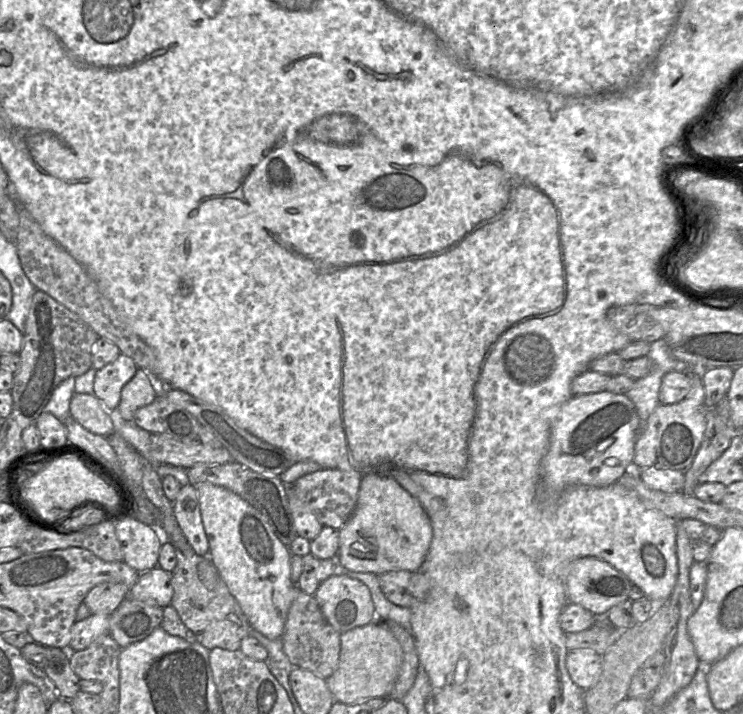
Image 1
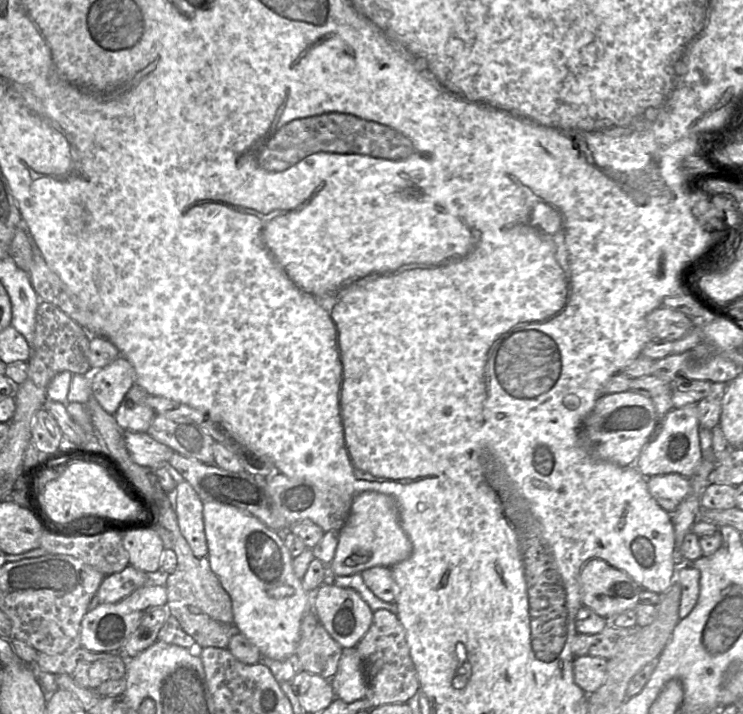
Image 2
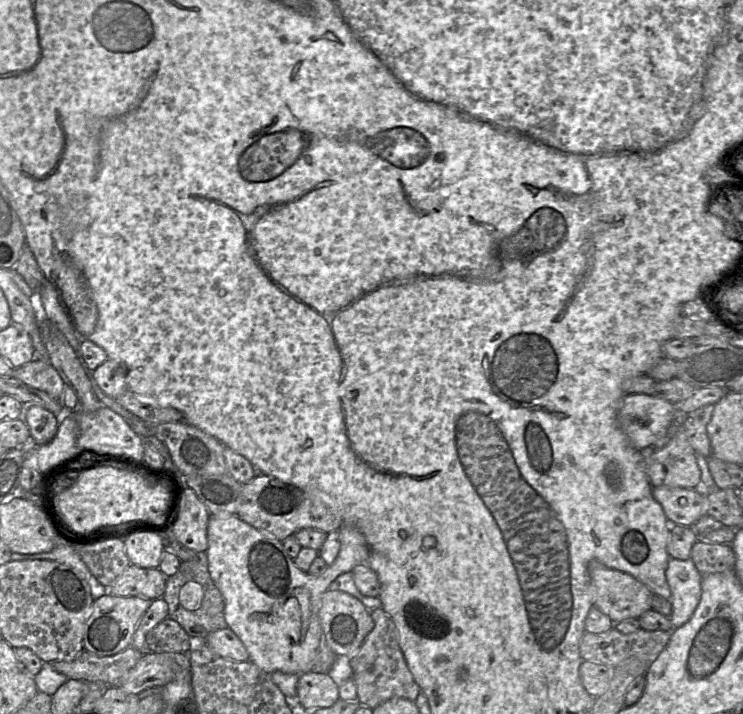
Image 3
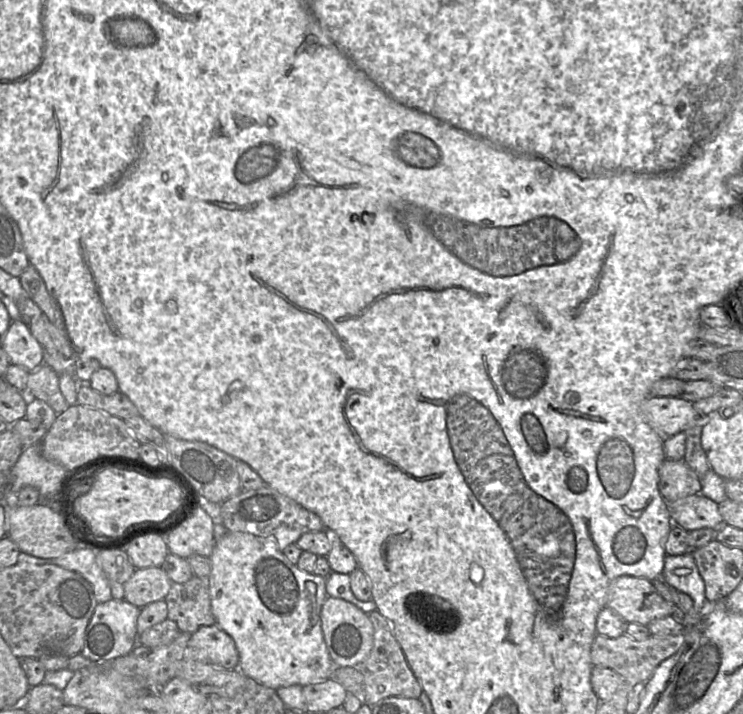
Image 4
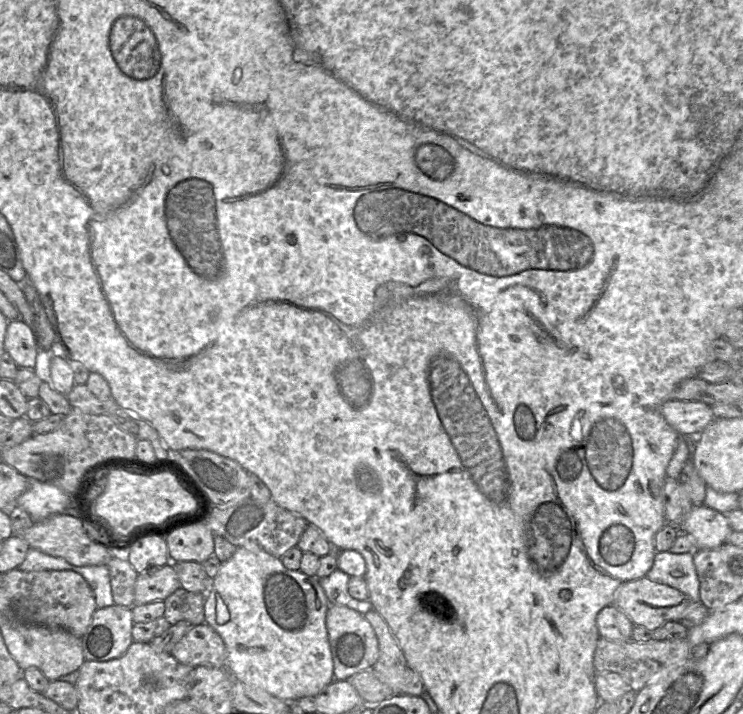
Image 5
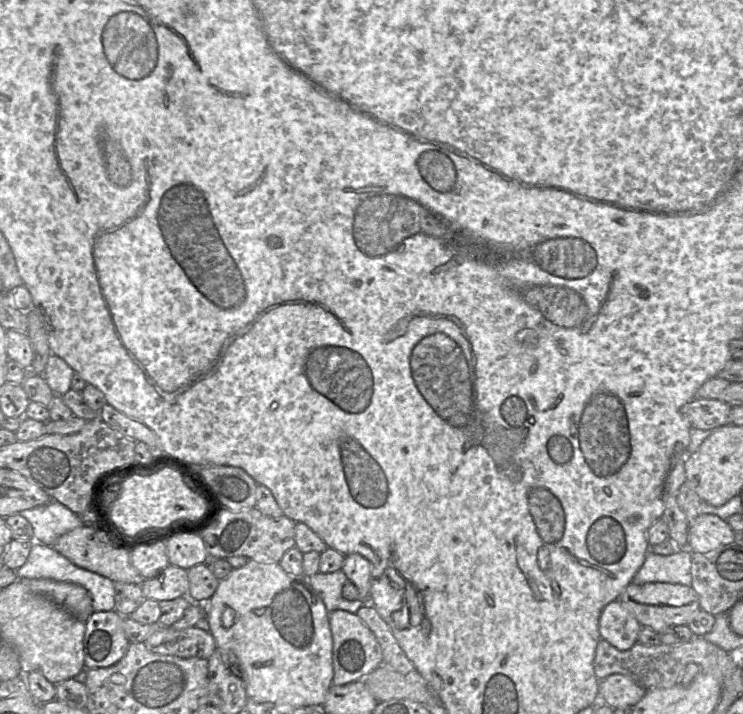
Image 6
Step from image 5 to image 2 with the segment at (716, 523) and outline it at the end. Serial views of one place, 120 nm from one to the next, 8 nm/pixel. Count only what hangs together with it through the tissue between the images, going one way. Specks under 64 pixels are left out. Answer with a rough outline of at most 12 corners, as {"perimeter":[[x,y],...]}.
{"perimeter":[[677,473],[647,479],[650,495],[669,514],[690,489]]}

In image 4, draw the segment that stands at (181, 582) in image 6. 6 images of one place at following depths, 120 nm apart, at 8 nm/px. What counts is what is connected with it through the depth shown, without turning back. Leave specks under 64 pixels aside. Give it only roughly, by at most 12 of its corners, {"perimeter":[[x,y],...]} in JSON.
{"perimeter":[[162,567],[135,569],[124,600],[143,608],[164,600],[172,581]]}

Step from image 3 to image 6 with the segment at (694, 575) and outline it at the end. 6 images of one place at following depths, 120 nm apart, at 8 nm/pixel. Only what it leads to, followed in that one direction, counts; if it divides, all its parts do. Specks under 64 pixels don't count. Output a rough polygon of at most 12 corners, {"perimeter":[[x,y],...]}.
{"perimeter":[[648,552],[632,583],[691,586],[692,552]]}

